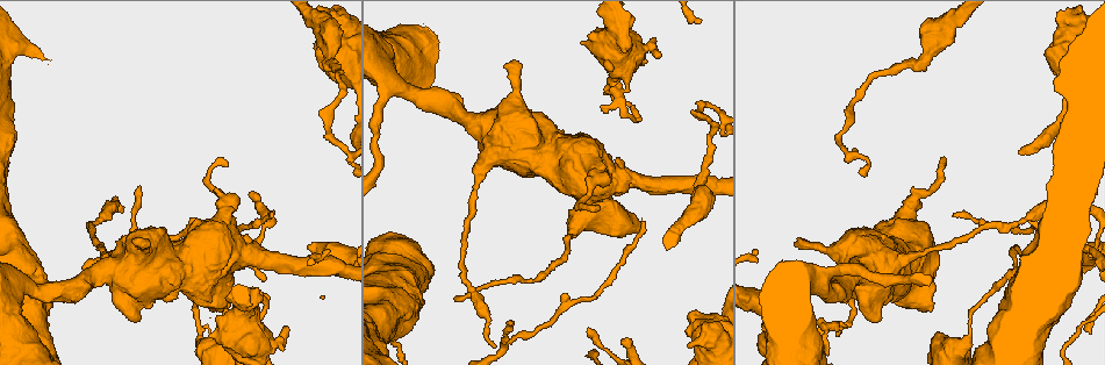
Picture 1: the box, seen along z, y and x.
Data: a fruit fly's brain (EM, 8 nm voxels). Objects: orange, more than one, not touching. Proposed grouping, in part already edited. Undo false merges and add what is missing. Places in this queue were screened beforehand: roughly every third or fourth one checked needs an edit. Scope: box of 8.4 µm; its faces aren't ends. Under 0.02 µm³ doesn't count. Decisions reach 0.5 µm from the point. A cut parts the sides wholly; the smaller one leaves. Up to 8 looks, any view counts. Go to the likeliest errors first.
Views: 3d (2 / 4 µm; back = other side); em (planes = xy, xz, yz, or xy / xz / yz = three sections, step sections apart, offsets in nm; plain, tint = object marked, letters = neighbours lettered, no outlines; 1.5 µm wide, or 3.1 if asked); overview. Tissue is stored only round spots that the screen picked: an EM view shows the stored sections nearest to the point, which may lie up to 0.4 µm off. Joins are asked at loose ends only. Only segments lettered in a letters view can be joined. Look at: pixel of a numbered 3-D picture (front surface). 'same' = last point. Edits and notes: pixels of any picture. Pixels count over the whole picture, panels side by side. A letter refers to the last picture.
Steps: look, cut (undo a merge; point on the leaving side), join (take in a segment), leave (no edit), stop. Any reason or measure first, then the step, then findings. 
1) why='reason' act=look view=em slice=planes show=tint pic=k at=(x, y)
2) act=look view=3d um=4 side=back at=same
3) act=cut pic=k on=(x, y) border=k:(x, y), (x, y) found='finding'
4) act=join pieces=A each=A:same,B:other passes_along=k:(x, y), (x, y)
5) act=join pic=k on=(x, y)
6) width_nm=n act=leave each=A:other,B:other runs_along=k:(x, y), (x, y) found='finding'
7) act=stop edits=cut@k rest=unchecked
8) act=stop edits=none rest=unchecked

why='tapers out' act=look view=3d um=4 pic=1 at=(957, 214)

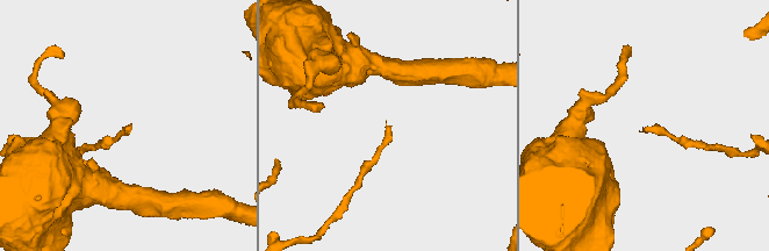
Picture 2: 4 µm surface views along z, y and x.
why='shape alone is not enough' act=look view=em slice=yz step=8 show=tint pic=2 at=(124, 128)

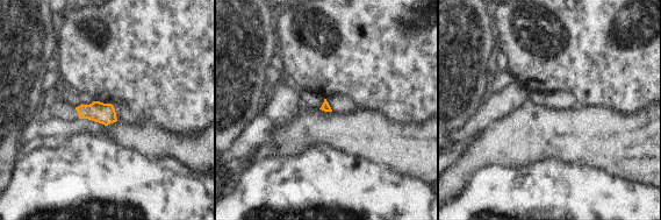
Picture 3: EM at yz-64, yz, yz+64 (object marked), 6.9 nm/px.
why='cut it another way' act=look view=em slice=planes show=letters at=same

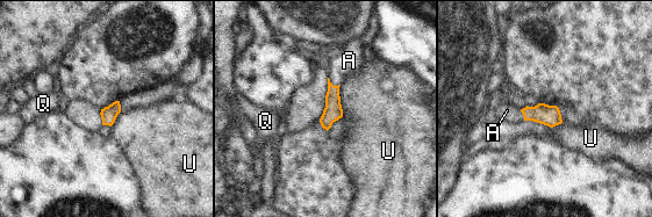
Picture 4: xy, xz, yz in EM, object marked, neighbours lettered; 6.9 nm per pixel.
act=join pieces=A each=A:same,Q:other,U:other passes_along=4:(332, 111), (332, 85), (349, 60) found='it goes on there'

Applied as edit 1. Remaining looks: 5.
act=look view=em slice=planes show=letters pic=1 at=(587, 328)

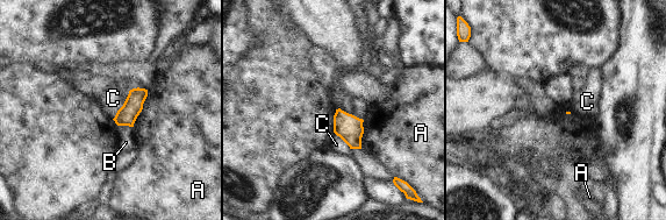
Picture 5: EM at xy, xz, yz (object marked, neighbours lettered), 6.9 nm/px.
act=leave each=A:other,B:other,C:other found='no lettered segment goes on from it'

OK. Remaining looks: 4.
why='an open end' act=look view=em slice=planes show=tint pic=1 at=(81, 269)

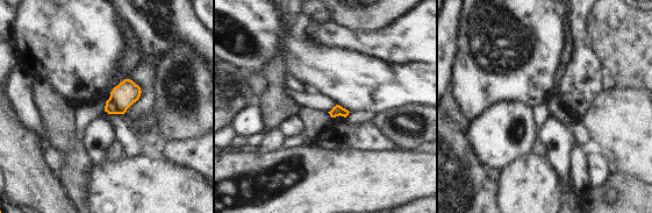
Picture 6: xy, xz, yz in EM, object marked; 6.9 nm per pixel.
act=look view=em slice=planes show=letters at=same

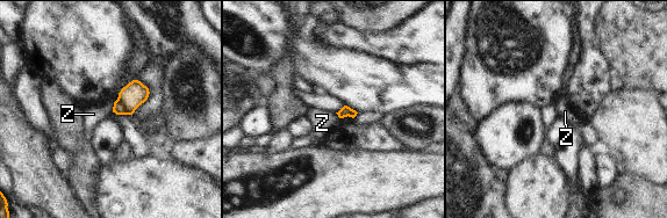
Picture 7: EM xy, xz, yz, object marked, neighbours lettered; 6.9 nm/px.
width_nm=70 act=leave each=Z:other border=7:(114, 102), (112, 111) found='no lettered segment goes on from it'

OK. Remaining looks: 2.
act=stop edits=join@4 rest=unchecked

